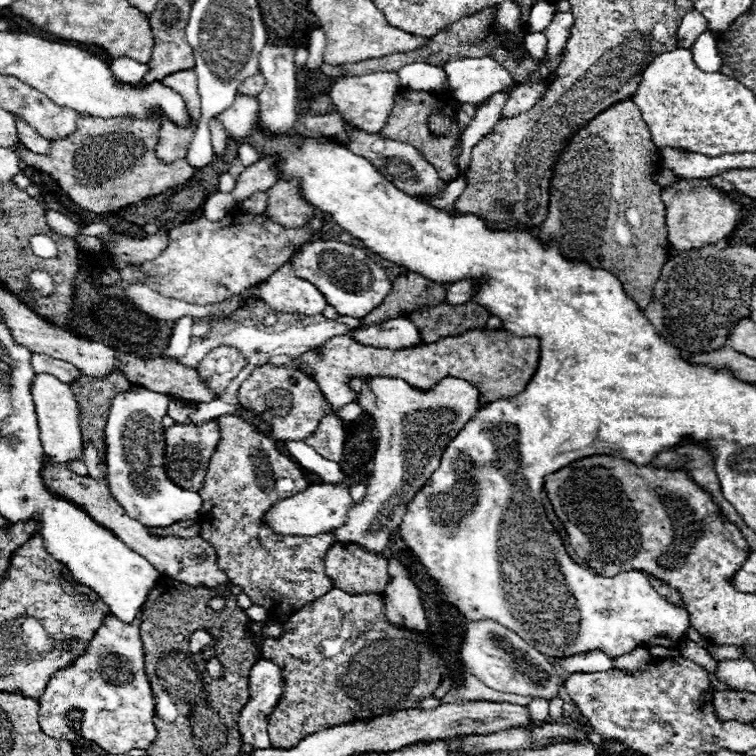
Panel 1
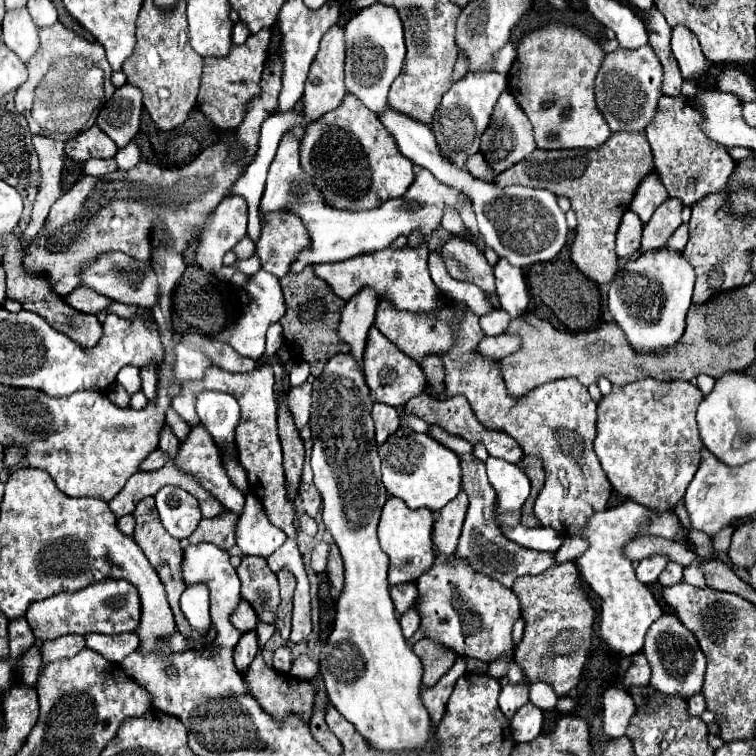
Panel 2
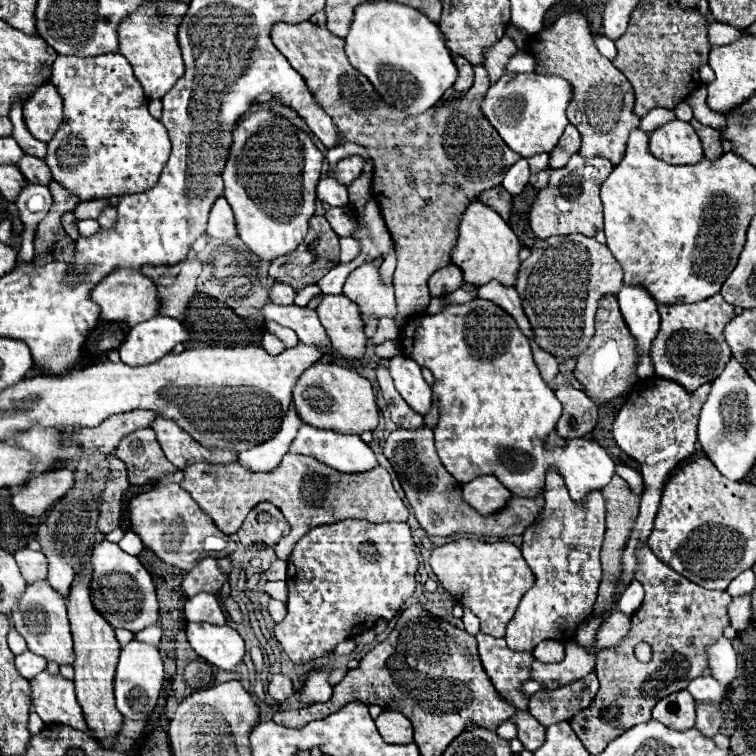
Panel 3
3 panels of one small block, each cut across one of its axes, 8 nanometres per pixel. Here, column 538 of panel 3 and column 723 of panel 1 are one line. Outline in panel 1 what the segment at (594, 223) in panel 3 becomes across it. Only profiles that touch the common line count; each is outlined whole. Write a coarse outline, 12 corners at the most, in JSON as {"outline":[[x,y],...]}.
{"outline":[[706,178],[662,188],[676,250],[724,240],[742,206]]}

